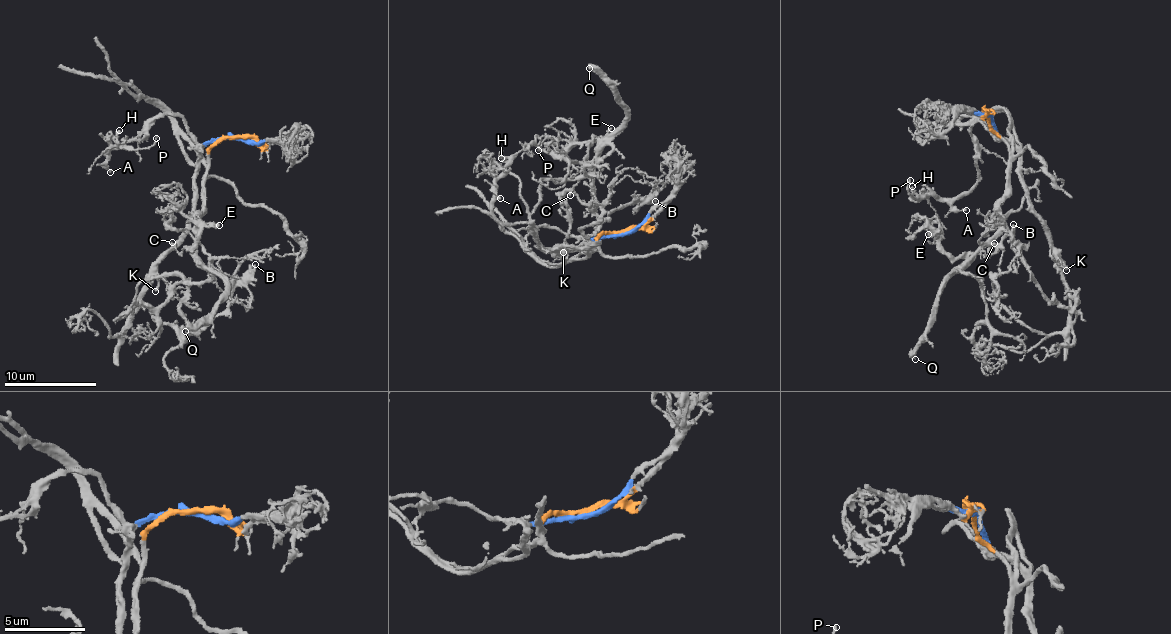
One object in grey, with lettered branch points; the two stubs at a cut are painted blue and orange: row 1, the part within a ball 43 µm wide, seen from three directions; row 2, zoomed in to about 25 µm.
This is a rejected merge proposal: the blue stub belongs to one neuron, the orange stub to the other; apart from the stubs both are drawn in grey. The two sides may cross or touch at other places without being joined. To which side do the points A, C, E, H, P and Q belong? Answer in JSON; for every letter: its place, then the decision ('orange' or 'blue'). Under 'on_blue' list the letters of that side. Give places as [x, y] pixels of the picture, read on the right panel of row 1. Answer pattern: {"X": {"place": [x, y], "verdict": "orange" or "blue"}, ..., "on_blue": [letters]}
{"A": {"place": [966, 210], "verdict": "blue"}, "C": {"place": [994, 243], "verdict": "orange"}, "E": {"place": [928, 234], "verdict": "orange"}, "H": {"place": [912, 186], "verdict": "blue"}, "P": {"place": [910, 180], "verdict": "blue"}, "Q": {"place": [915, 359], "verdict": "orange"}, "on_blue": ["A", "H", "P"]}

